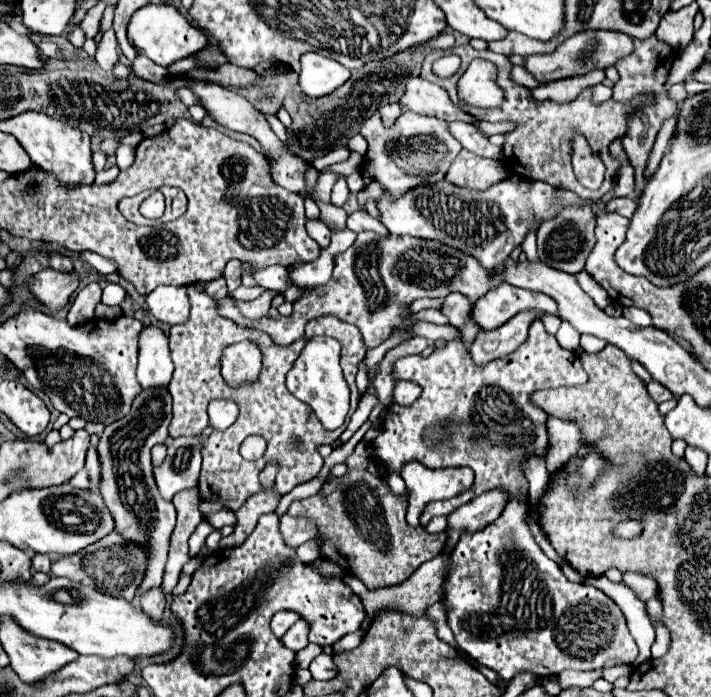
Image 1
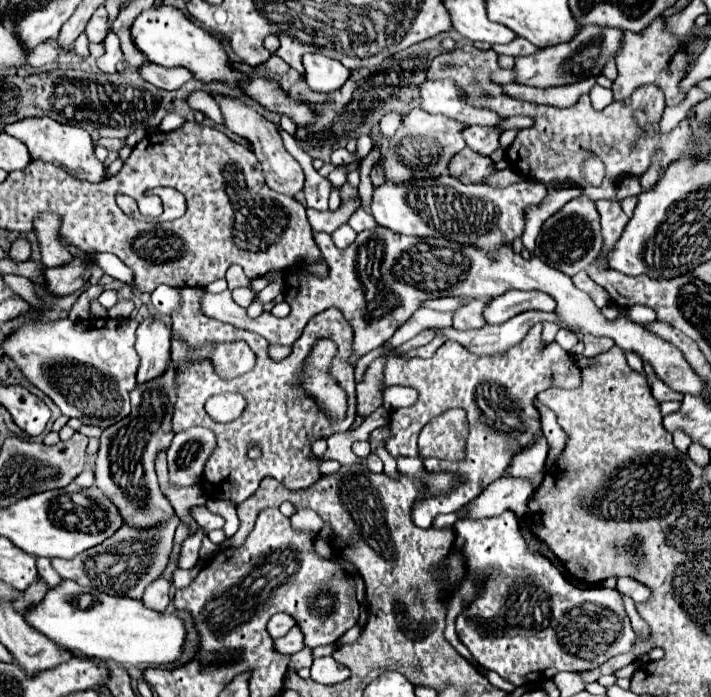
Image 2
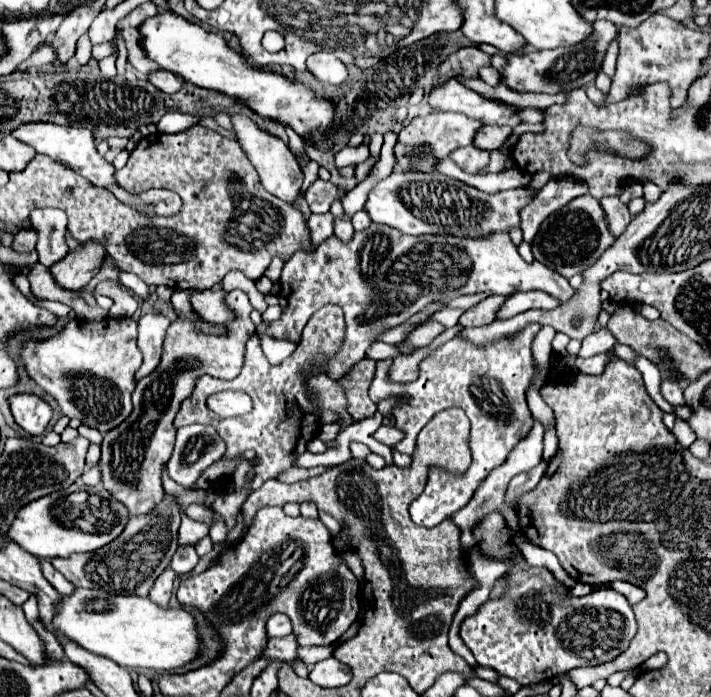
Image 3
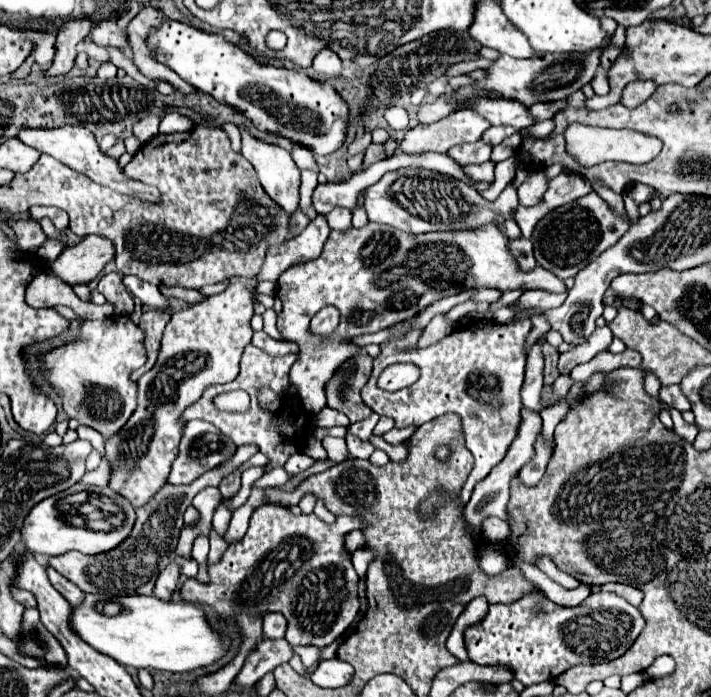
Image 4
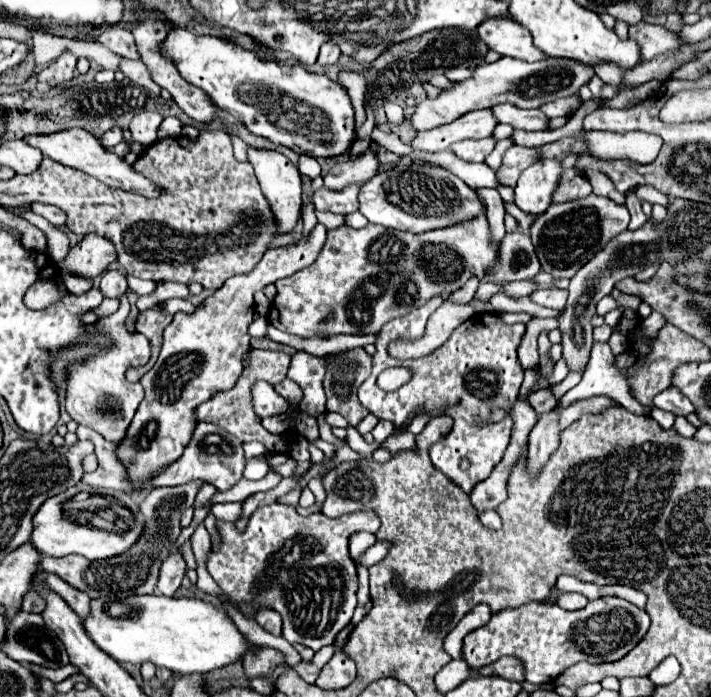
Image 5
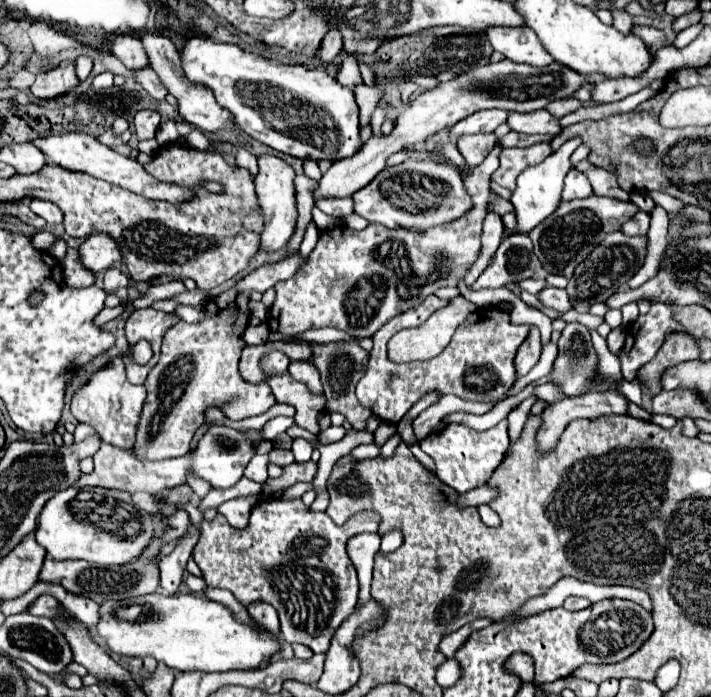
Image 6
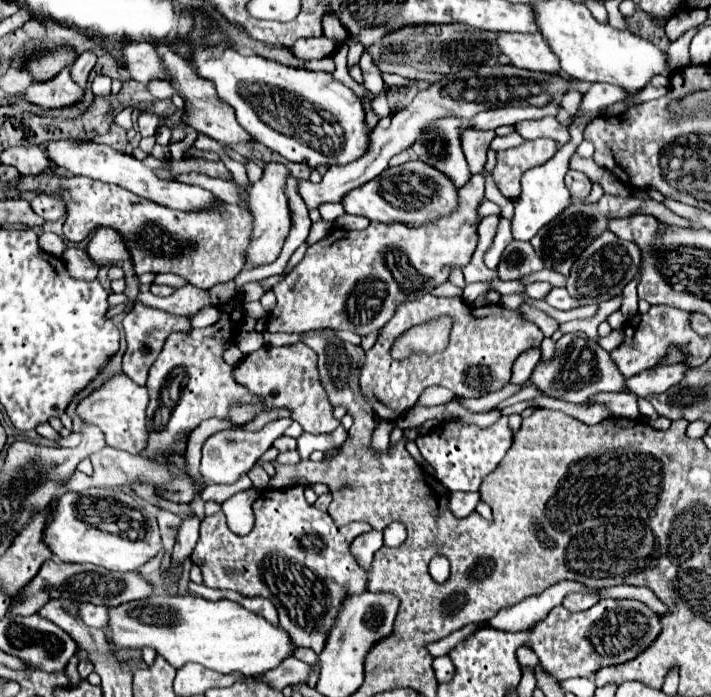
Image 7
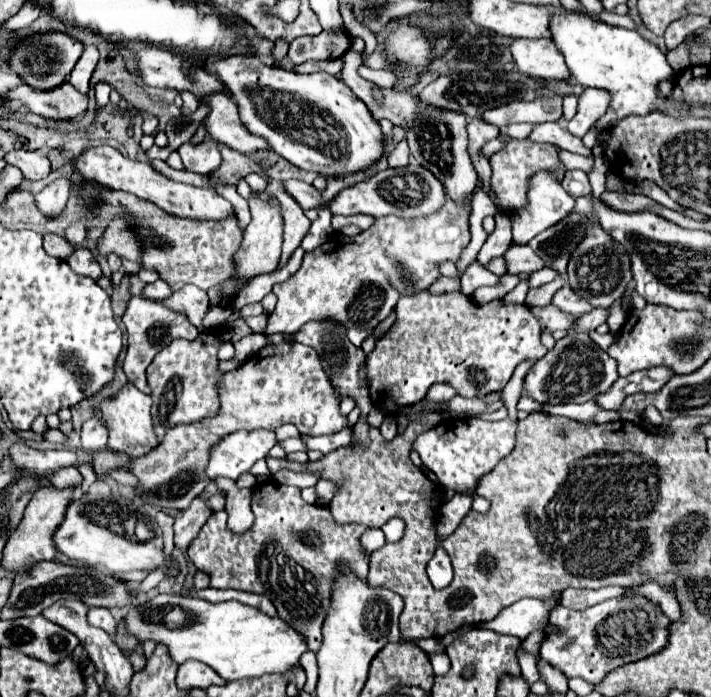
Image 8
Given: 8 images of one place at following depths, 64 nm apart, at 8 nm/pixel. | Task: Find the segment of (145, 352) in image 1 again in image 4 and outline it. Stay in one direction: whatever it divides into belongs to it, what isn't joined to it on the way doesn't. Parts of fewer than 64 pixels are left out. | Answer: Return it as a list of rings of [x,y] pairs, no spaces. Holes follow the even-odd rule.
[[[146,310],[140,318],[140,328],[146,336],[144,344],[146,344],[146,350],[148,350],[148,360],[142,368],[134,370],[132,372],[132,380],[136,382],[144,372],[148,372],[154,364],[156,364],[156,356],[158,356],[158,350],[160,350],[160,340],[162,340],[162,332],[164,332],[164,326],[170,322],[170,314],[164,312],[164,310]]]

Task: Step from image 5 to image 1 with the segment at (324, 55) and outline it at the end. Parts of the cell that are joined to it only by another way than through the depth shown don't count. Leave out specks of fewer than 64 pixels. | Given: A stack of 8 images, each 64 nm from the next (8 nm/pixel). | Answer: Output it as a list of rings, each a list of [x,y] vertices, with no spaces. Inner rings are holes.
[[[304,54],[300,62],[302,62],[300,86],[302,92],[310,98],[326,96],[340,88],[350,78],[348,68],[322,54]]]

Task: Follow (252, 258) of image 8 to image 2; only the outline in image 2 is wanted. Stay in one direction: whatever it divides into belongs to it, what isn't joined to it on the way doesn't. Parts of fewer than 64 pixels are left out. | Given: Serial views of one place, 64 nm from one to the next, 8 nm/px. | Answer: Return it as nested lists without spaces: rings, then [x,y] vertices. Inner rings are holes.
[[[214,96],[214,100],[218,102],[218,106],[220,106],[220,110],[222,110],[224,118],[226,118],[226,128],[250,142],[250,148],[252,148],[254,156],[258,158],[258,162],[262,166],[262,174],[264,174],[264,180],[266,180],[268,188],[272,188],[274,192],[286,194],[286,196],[296,196],[304,186],[304,172],[302,172],[300,164],[286,152],[276,126],[272,122],[264,120],[252,108],[244,106],[238,98]]]

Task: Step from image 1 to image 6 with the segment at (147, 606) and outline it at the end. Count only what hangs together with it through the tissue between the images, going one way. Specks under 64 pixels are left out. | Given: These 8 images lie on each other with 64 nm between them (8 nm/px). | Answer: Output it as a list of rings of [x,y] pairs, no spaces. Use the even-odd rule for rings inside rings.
[[[190,524],[188,530],[182,534],[178,546],[172,550],[172,554],[168,558],[162,558],[158,568],[160,568],[160,588],[166,592],[166,594],[176,594],[180,582],[182,582],[182,574],[186,570],[186,562],[198,542],[198,536],[200,536],[200,530]]]

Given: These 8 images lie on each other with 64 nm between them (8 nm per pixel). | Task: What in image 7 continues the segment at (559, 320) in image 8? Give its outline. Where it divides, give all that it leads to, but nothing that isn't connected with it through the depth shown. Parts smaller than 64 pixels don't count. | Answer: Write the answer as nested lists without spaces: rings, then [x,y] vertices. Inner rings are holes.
[[[522,304],[522,306],[520,306],[520,310],[522,310],[524,318],[526,318],[526,320],[530,320],[530,322],[534,322],[546,338],[550,338],[560,326],[560,322],[558,322],[558,320],[554,320],[552,316],[548,316],[546,312],[542,312],[542,310],[534,308],[534,306]]]

